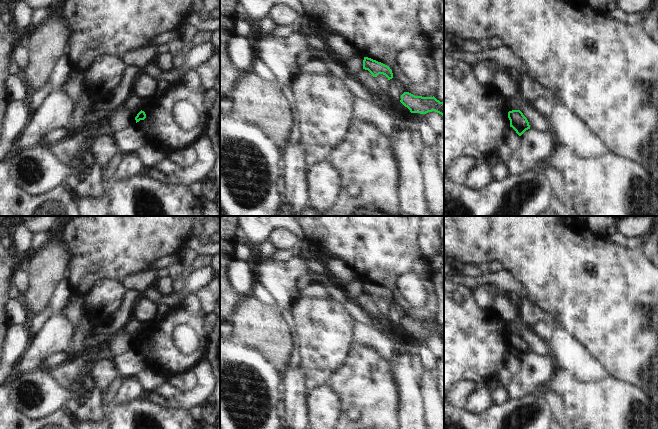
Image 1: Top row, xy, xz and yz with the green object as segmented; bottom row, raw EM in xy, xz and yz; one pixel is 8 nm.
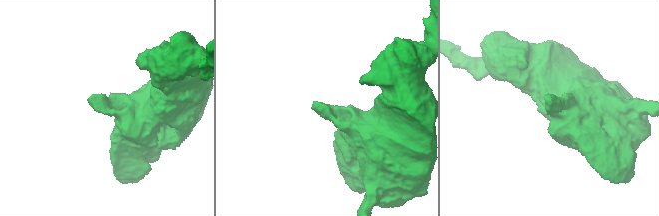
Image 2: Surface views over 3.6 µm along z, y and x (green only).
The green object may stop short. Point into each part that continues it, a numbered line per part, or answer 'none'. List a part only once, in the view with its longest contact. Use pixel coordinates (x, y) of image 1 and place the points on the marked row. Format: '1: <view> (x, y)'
none

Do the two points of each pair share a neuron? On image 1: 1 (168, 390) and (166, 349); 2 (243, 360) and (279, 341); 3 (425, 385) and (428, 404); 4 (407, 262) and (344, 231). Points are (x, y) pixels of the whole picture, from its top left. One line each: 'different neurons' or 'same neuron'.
1: different neurons
2: different neurons
3: same neuron
4: same neuron

